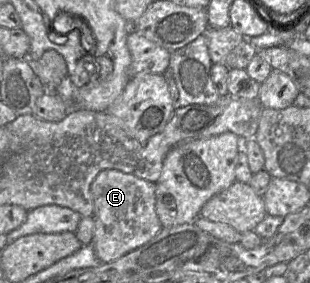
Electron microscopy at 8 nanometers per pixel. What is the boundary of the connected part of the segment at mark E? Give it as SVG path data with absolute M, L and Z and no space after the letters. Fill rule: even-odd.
M114 169L101 171L91 184L94 200L95 230L93 245L96 256L104 263L113 262L122 256L136 250L154 238L163 226L156 212L156 182L151 182L132 174L123 173Z

